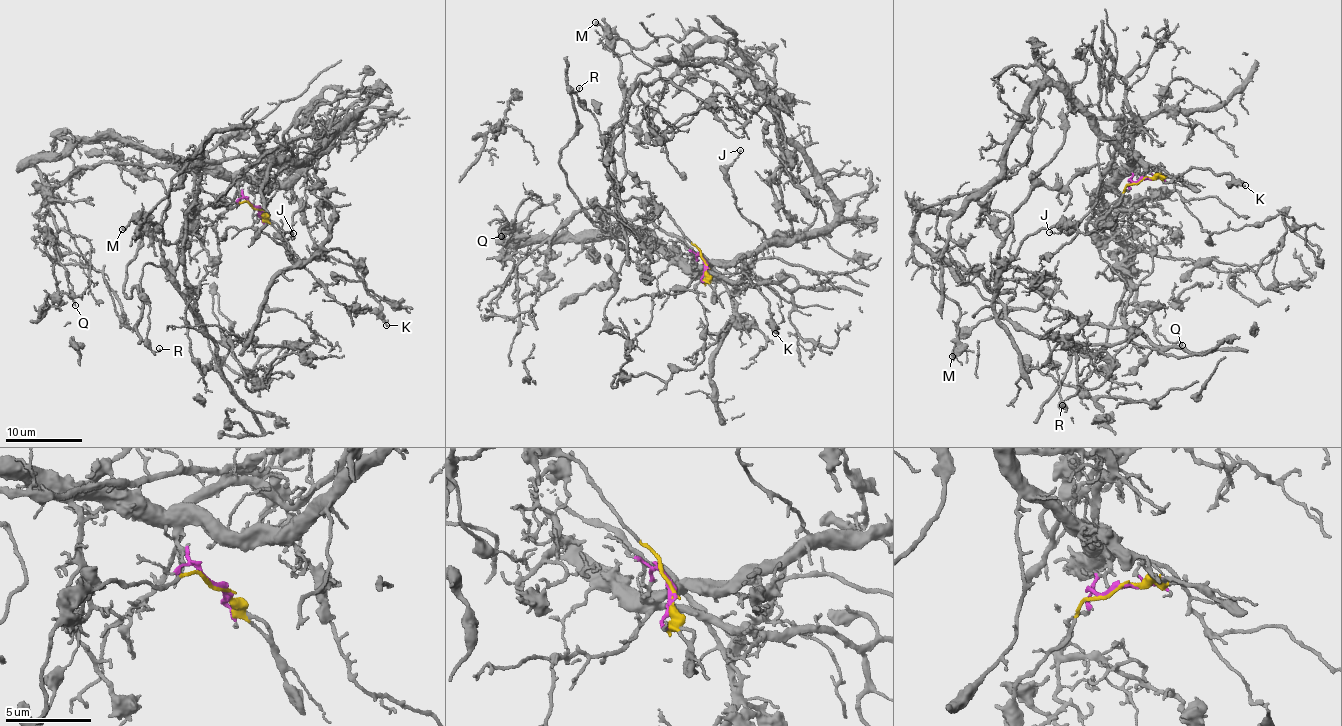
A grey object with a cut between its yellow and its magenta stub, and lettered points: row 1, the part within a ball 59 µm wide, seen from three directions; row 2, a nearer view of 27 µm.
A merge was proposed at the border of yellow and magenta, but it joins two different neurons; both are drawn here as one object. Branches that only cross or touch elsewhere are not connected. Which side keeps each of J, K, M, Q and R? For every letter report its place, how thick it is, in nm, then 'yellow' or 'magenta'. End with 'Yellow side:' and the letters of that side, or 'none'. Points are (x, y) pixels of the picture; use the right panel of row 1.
J: at (1049, 232); 90 nm thick; magenta
K: at (1245, 185); 200 nm thick; magenta
M: at (952, 356); 320 nm thick; yellow
Q: at (1182, 345); 150 nm thick; magenta
R: at (1062, 405); 140 nm thick; yellow
Yellow side: M, R

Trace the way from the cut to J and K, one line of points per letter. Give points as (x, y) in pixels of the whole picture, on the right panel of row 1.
J: (1142, 180), (1131, 180), (1139, 172), (1131, 157), (1116, 144), (1098, 142), (1097, 202), (1074, 229), (1049, 232)
K: (1142, 180), (1131, 180), (1139, 172), (1123, 150), (1155, 167), (1166, 182), (1203, 167), (1245, 185)

